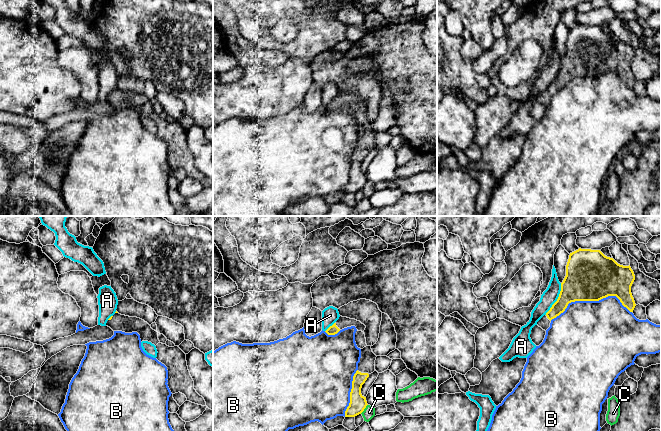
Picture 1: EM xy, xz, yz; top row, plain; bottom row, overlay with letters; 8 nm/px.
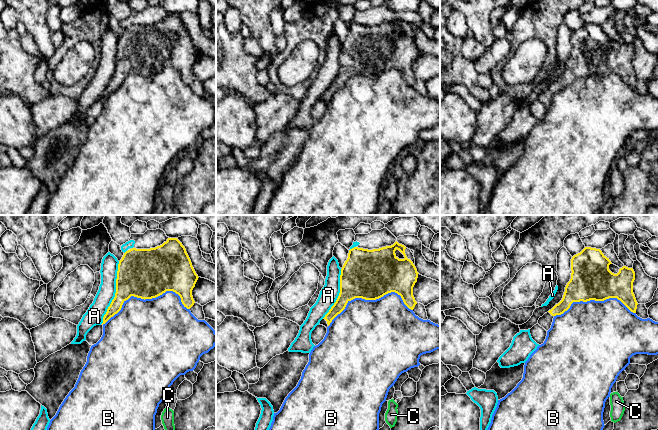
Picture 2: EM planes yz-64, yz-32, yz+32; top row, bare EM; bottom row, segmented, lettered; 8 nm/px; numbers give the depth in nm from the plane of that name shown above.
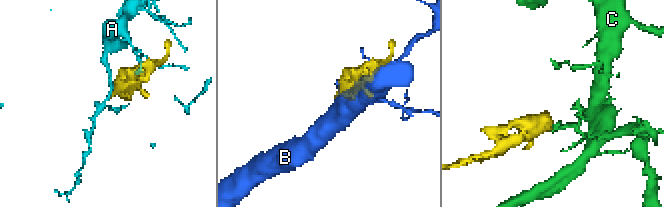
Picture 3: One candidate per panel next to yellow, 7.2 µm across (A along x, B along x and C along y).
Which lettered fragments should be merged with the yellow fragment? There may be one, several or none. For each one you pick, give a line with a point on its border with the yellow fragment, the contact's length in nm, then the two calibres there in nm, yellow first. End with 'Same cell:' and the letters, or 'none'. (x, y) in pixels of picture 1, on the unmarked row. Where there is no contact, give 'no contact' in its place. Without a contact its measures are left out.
Same cell: none

